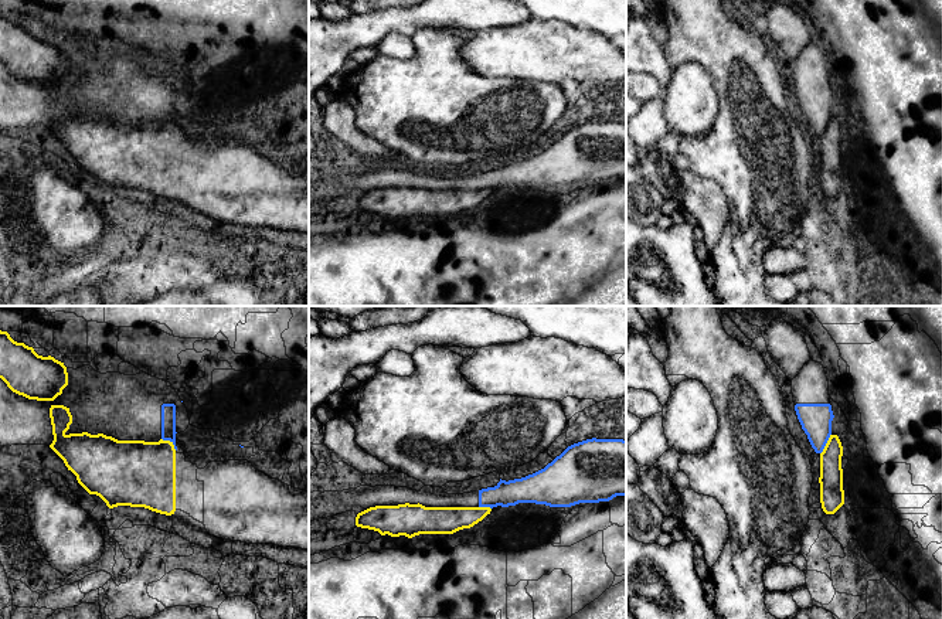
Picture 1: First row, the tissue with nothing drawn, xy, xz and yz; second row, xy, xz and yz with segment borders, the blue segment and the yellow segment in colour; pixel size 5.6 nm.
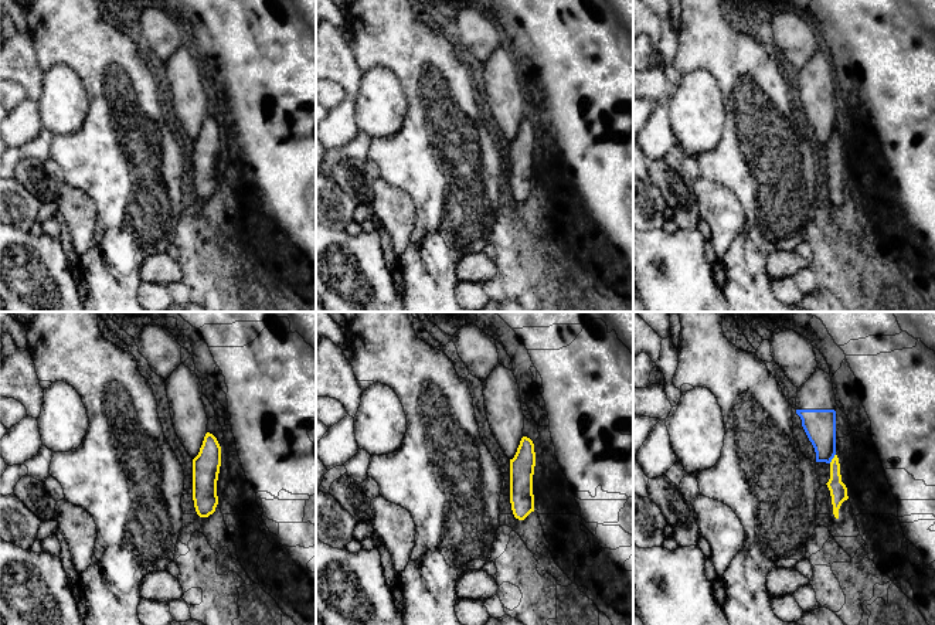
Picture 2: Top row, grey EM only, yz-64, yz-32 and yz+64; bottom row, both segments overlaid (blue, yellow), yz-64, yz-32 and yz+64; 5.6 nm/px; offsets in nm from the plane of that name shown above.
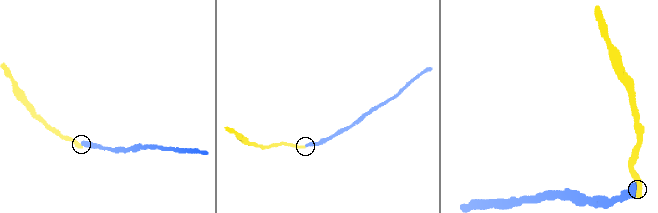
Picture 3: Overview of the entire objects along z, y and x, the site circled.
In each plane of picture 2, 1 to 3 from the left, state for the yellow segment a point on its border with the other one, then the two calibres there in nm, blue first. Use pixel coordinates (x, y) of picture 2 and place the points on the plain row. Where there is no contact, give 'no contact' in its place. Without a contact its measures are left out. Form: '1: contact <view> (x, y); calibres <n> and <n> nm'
1: no contact
2: no contact
3: contact yz+64 (833, 139); calibres 180 and 100 nm

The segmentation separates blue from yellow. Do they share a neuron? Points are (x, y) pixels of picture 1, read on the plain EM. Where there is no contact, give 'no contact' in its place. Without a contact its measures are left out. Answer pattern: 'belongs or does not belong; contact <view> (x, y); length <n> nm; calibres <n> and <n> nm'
does not belong; contact yz (826, 125); length 130 nm; calibres 180 and 130 nm

